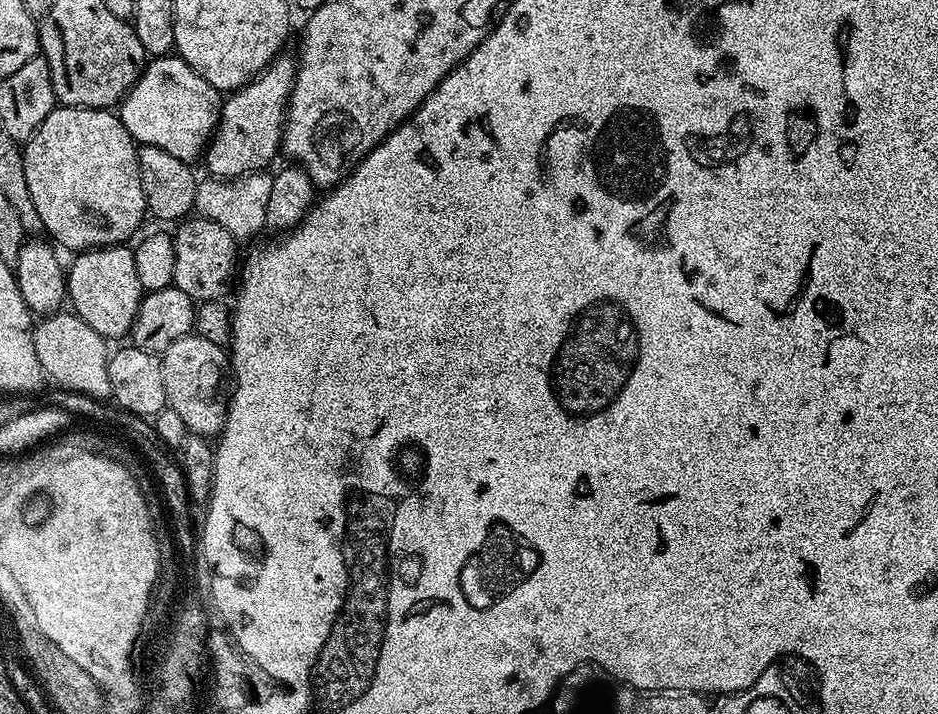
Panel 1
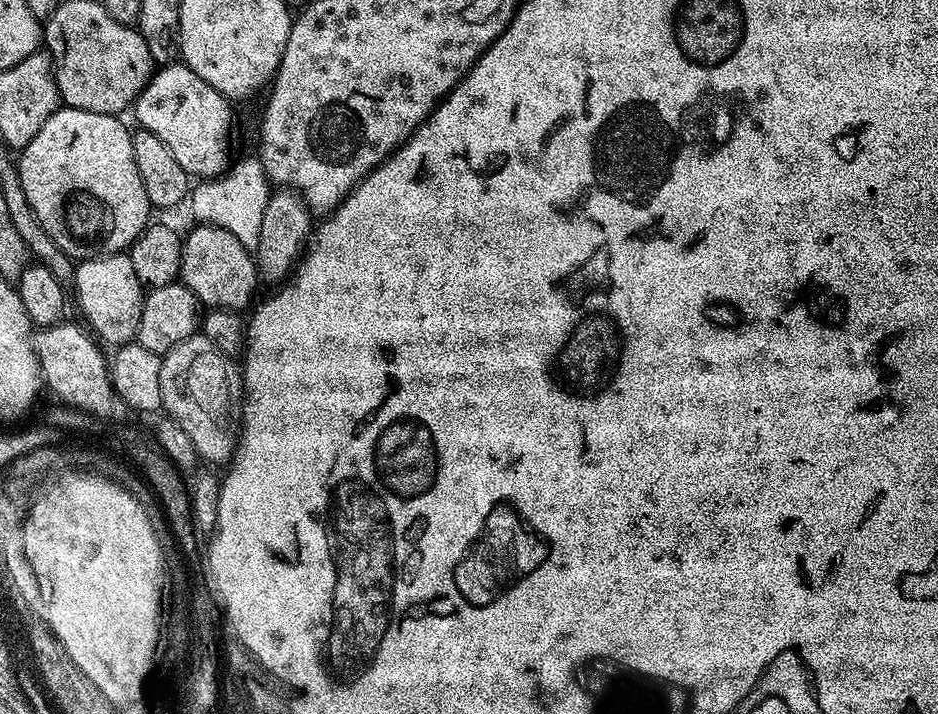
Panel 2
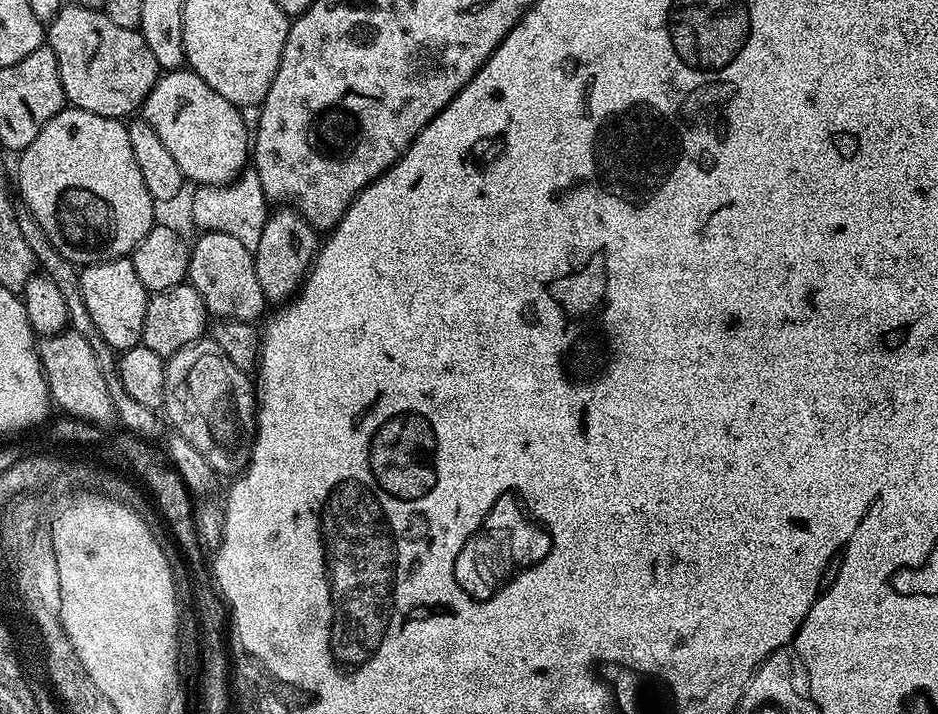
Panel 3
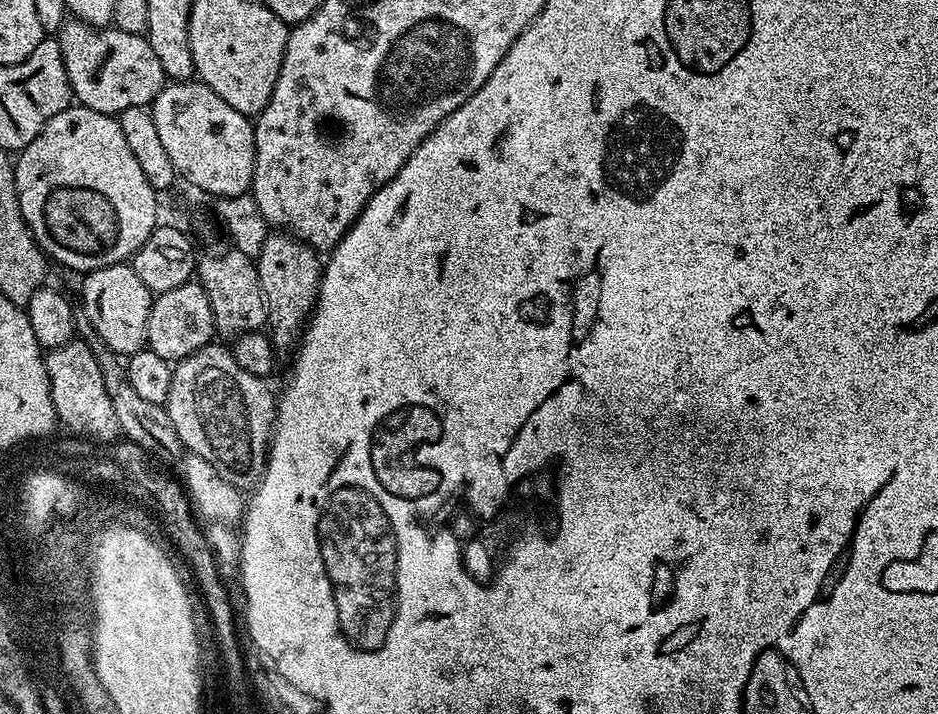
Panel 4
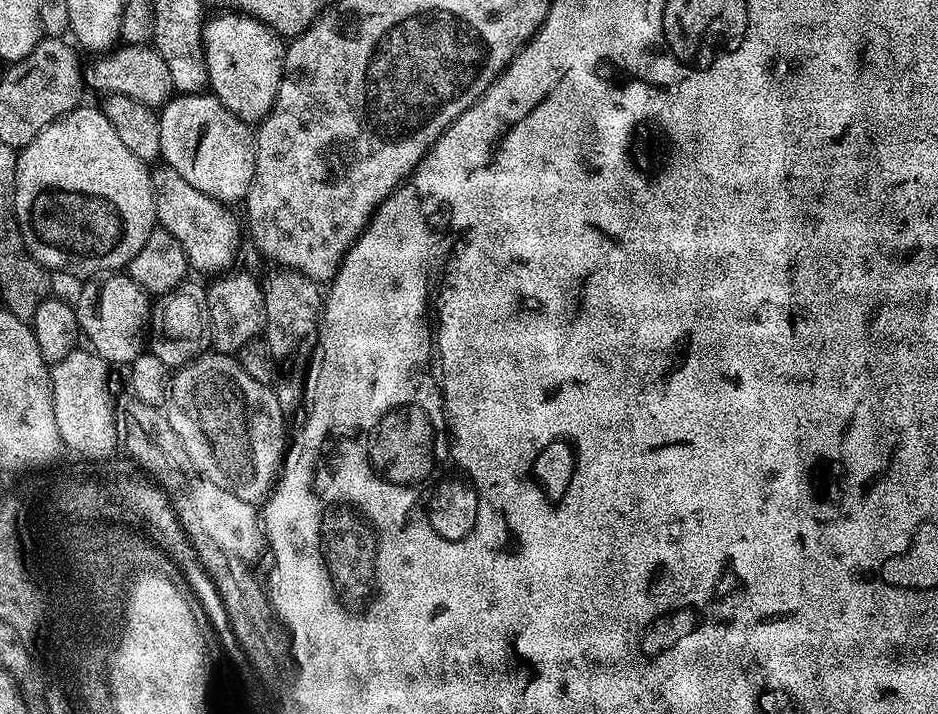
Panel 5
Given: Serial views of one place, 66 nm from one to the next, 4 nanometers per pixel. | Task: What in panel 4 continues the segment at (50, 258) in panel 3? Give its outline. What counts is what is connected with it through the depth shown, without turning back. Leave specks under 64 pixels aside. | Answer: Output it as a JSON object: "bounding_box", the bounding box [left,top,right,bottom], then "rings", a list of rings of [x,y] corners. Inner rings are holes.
{"bounding_box":[76,310,184,461],"rings":[[[82,310],[77,311],[76,314],[76,336],[80,343],[85,344],[91,350],[98,362],[98,370],[102,370],[102,382],[106,382],[106,394],[110,395],[111,405],[114,414],[117,415],[123,437],[127,441],[142,445],[144,449],[157,457],[179,461],[183,457],[184,447],[178,438],[177,431],[174,430],[173,423],[169,420],[167,409],[163,405],[147,402],[135,393],[134,386],[130,386],[128,381],[125,361],[117,352],[110,350],[110,346],[106,346],[106,342],[102,342],[98,330],[94,330],[90,318],[86,318],[86,314]]]}

